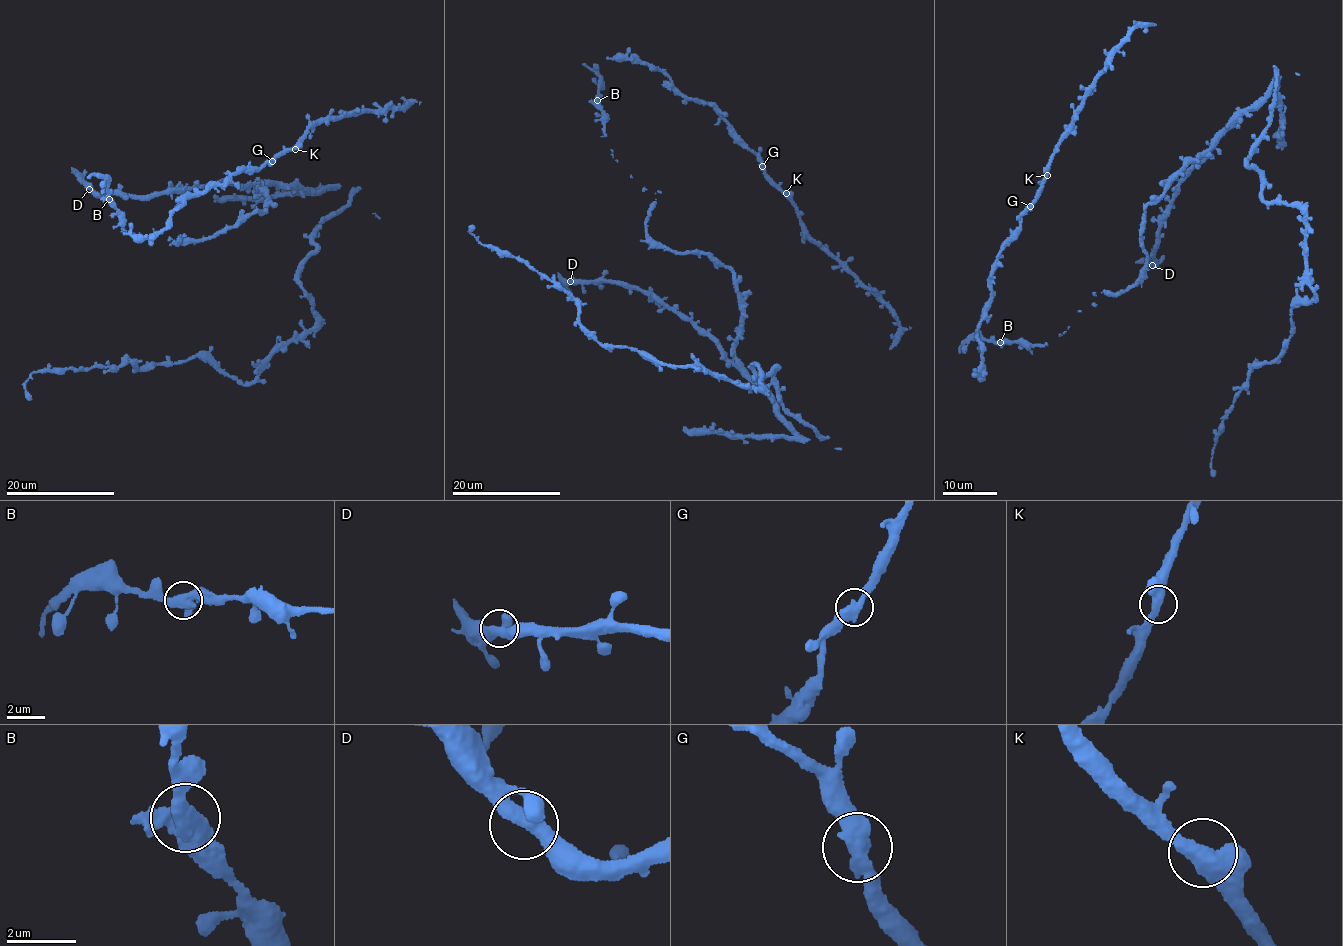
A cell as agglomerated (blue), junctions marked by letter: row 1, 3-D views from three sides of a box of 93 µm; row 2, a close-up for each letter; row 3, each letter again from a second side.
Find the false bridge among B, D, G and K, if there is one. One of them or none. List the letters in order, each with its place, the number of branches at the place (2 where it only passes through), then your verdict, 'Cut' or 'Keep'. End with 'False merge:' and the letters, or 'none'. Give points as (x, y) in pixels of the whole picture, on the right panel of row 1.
B: Place: (1000, 342). Branches: 2. Keep
D: Place: (1152, 265). Branches: 2. Keep
G: Place: (1030, 206). Branches: 2. Keep
K: Place: (1047, 175). Branches: 2. Keep
False merge: none

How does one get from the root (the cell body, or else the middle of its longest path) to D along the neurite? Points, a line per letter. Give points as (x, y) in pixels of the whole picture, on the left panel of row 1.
D: (255, 211), (261, 213), (268, 193), (260, 183), (238, 187), (219, 182), (142, 197), (95, 196), (89, 189)

